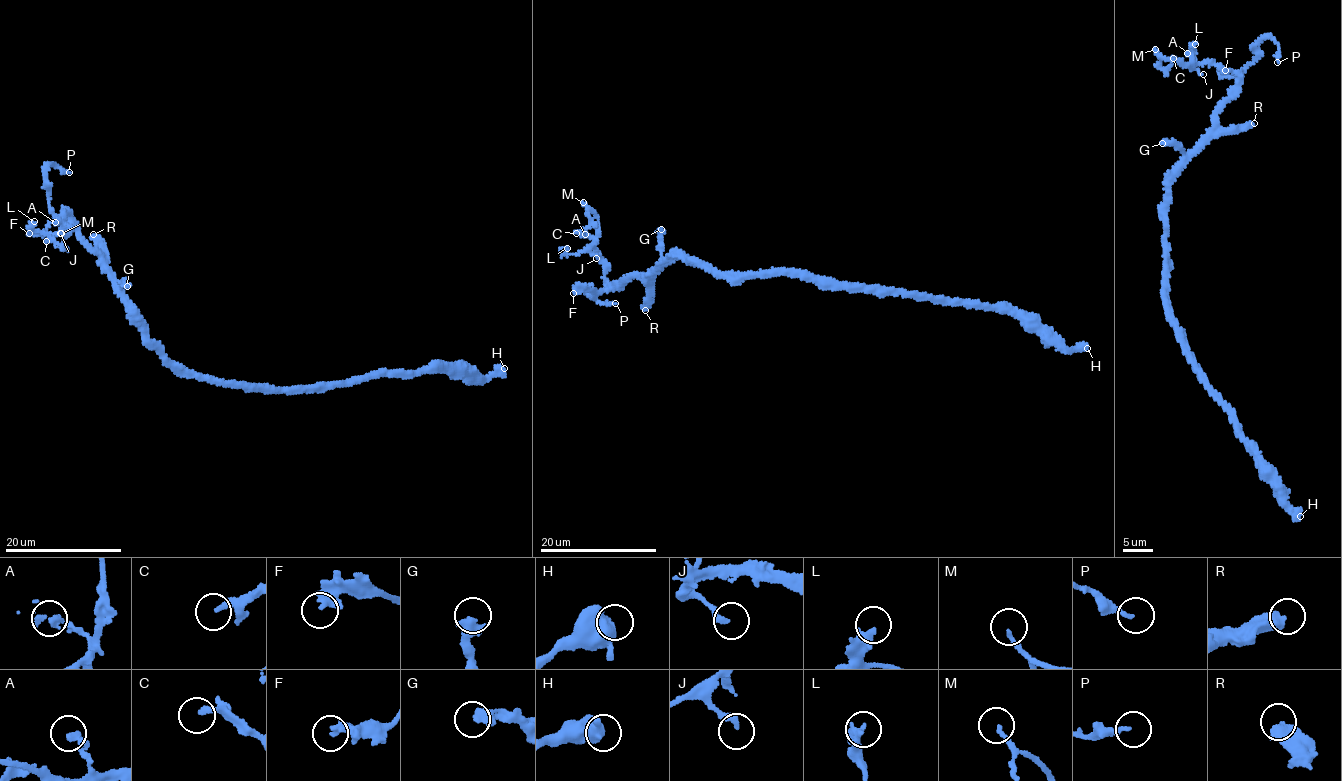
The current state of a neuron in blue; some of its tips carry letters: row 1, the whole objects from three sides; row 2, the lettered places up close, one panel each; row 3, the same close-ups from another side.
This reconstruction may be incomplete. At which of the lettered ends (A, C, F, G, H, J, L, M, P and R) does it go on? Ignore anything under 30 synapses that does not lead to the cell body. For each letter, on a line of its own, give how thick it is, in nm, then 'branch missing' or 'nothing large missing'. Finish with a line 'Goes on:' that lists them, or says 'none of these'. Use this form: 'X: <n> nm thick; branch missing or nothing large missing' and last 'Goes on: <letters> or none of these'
A: 200 nm thick; nothing large missing
C: 200 nm thick; nothing large missing
F: 280 nm thick; nothing large missing
G: 360 nm thick; nothing large missing
H: 480 nm thick; nothing large missing
J: 240 nm thick; nothing large missing
L: 280 nm thick; nothing large missing
M: 150 nm thick; nothing large missing
P: 170 nm thick; nothing large missing
R: 550 nm thick; branch missing
Goes on: R

